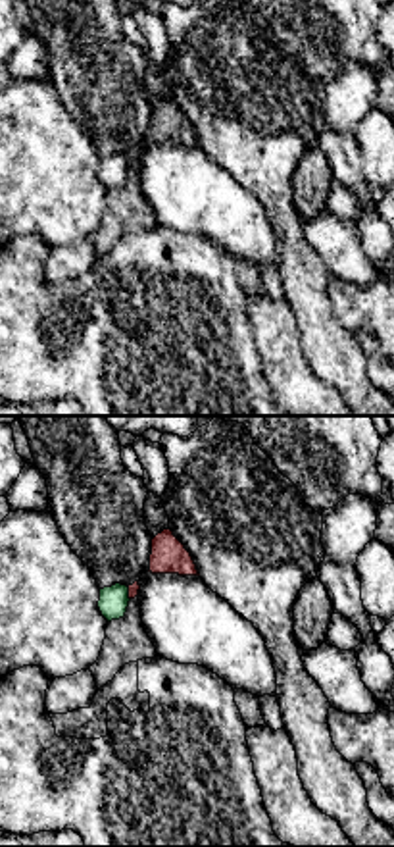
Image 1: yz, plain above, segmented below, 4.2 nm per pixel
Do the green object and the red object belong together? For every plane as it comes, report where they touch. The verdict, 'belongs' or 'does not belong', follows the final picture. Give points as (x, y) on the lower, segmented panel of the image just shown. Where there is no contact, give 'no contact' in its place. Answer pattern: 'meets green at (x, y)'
meets green at (127, 593)

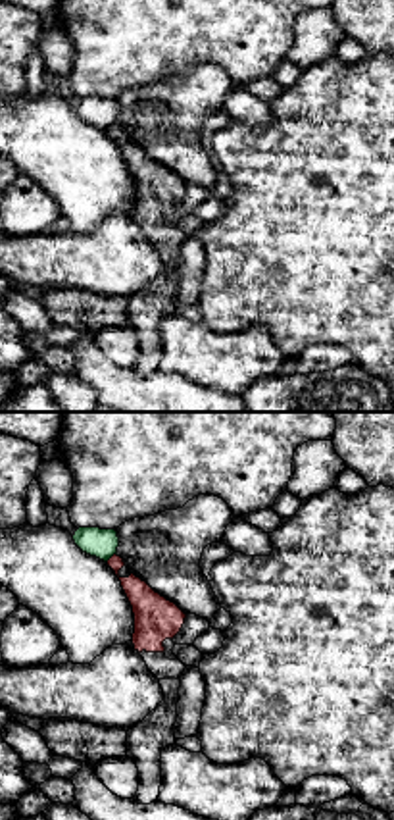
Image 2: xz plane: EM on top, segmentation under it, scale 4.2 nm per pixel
meets green at (110, 557)

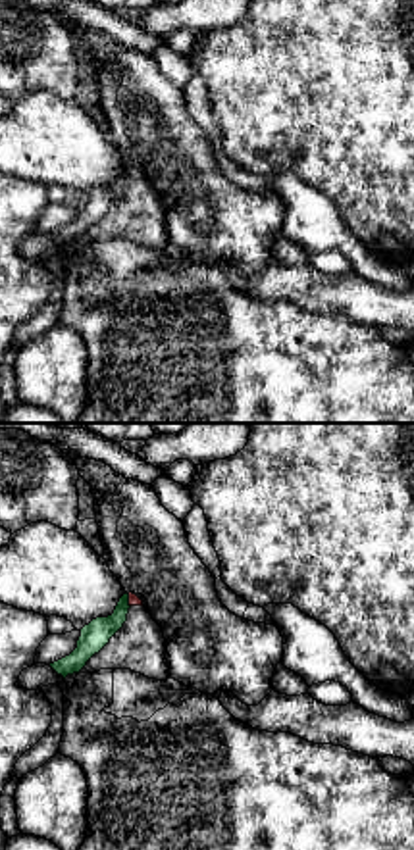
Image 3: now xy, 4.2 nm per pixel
meets green at (128, 600)

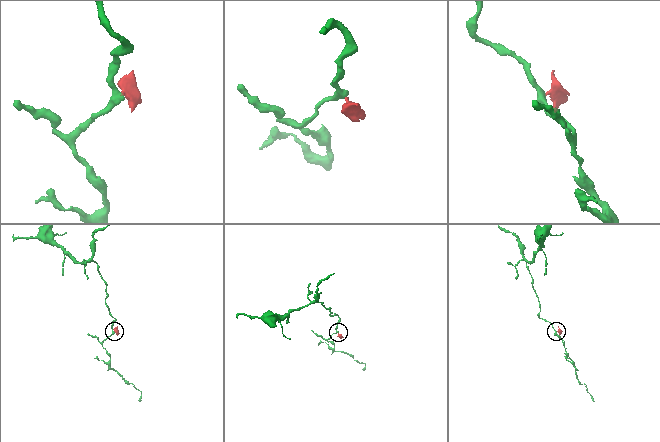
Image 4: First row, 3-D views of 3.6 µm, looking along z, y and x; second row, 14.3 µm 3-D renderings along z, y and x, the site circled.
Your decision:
does not belong

